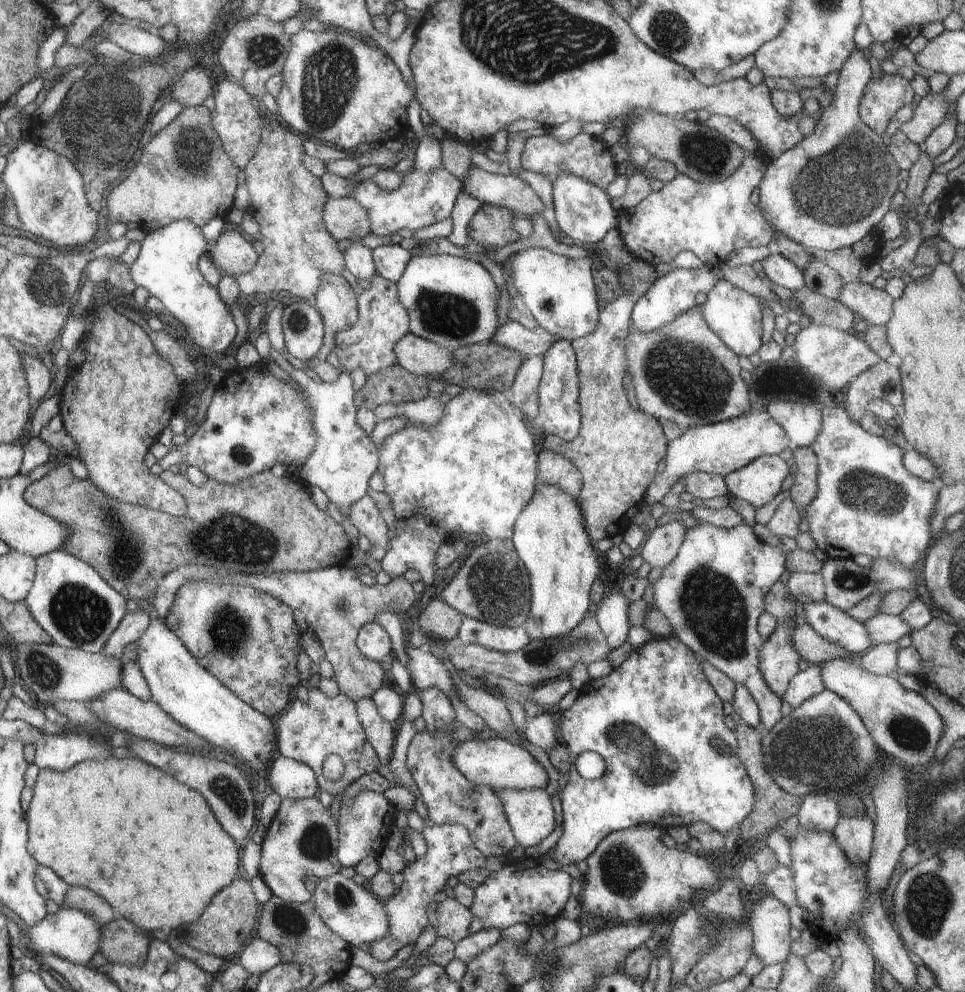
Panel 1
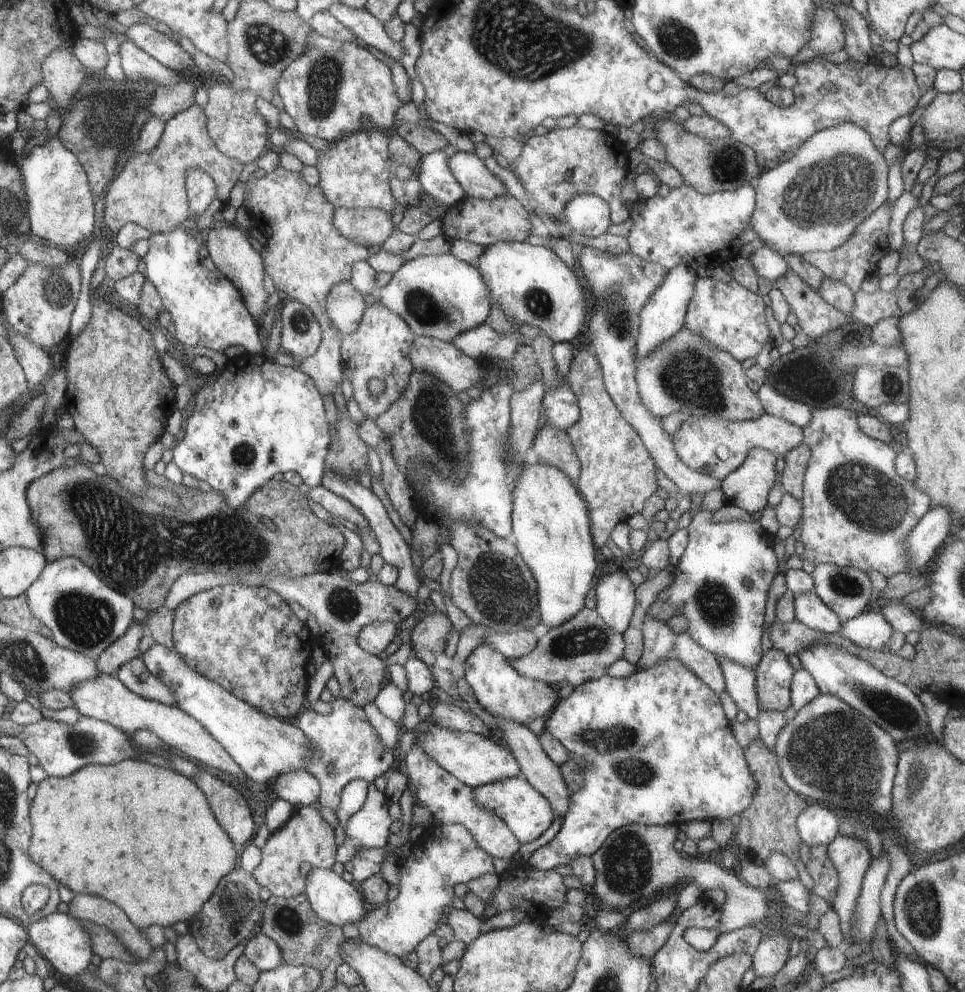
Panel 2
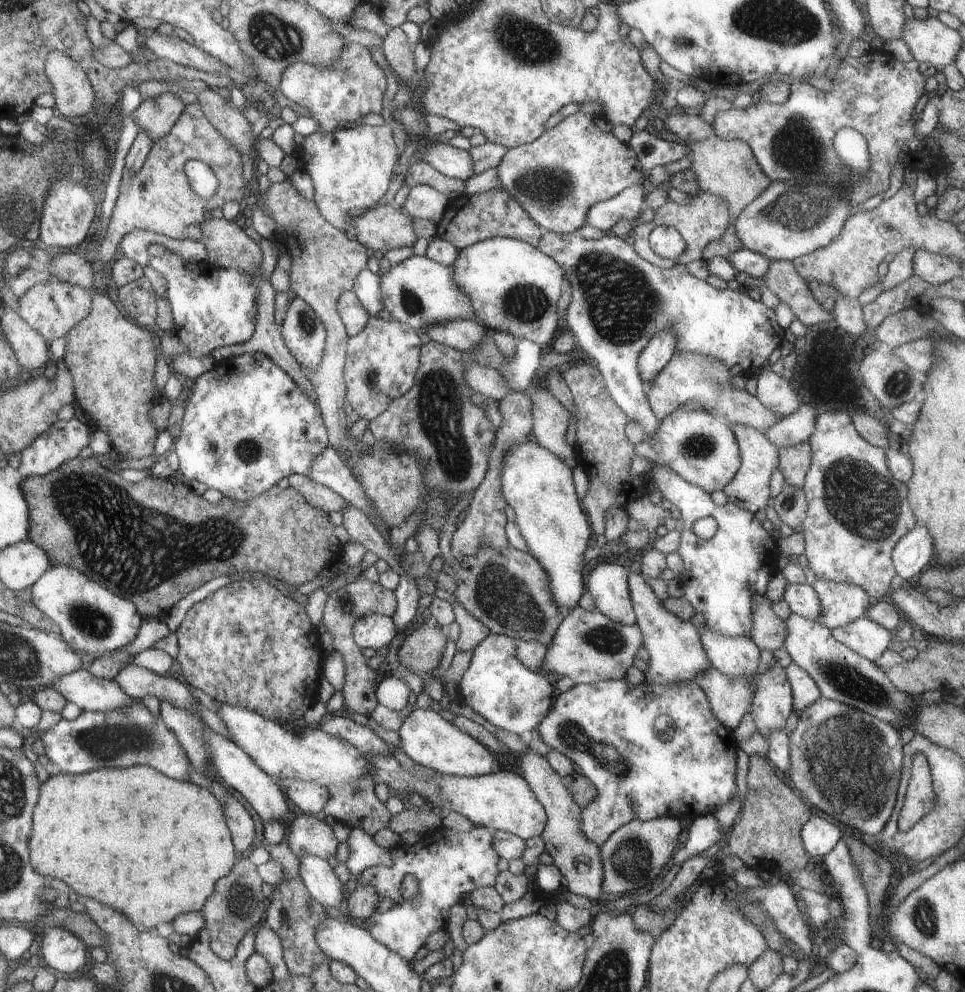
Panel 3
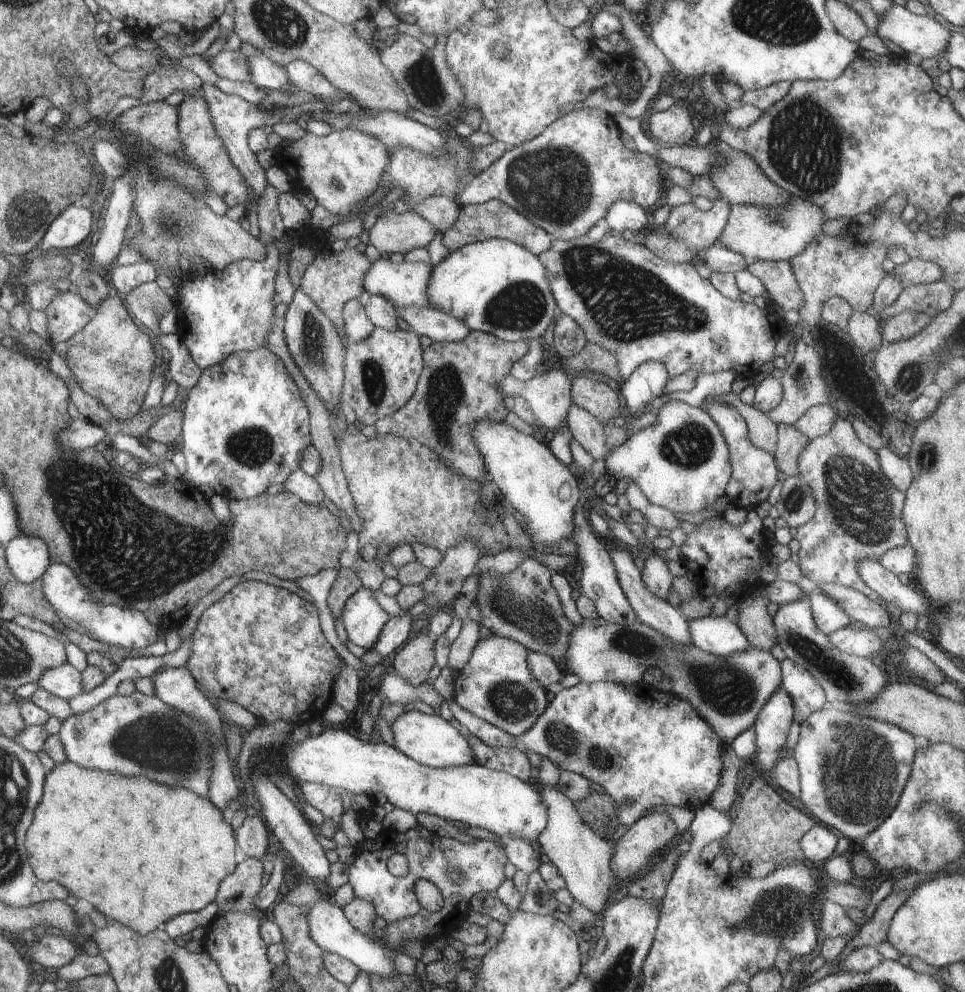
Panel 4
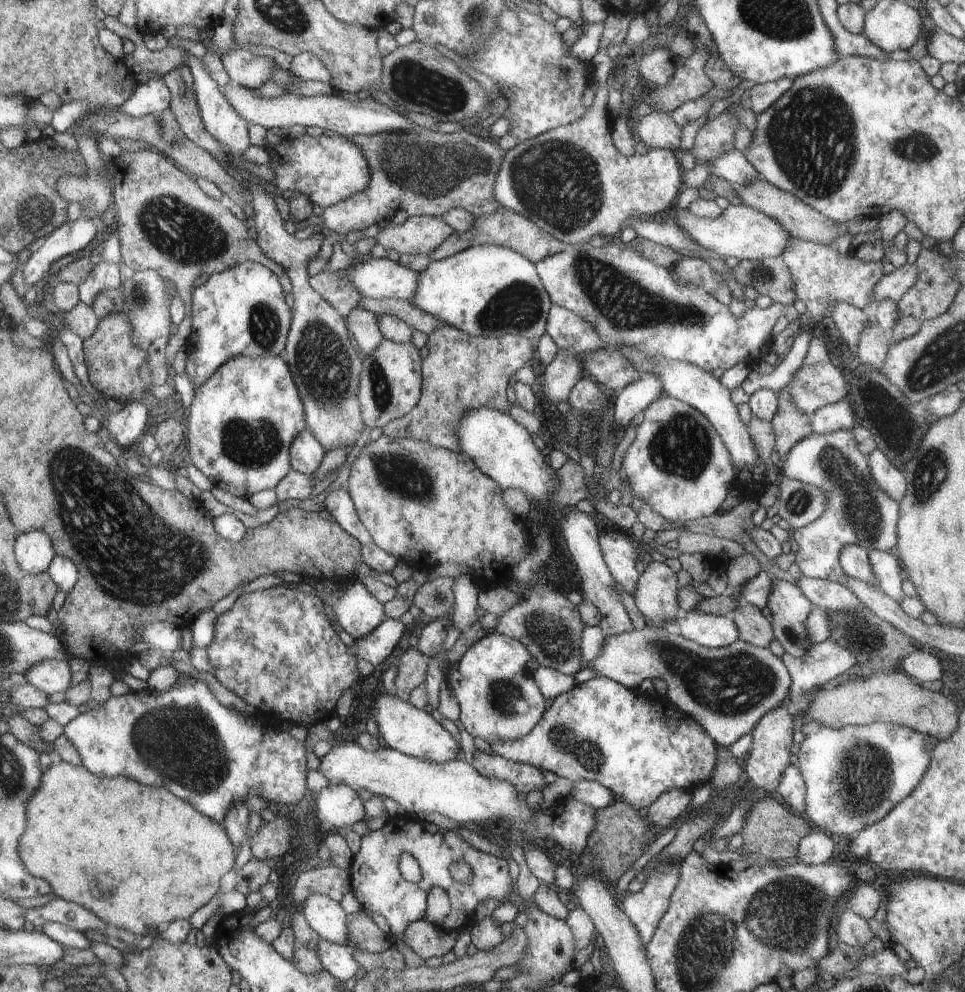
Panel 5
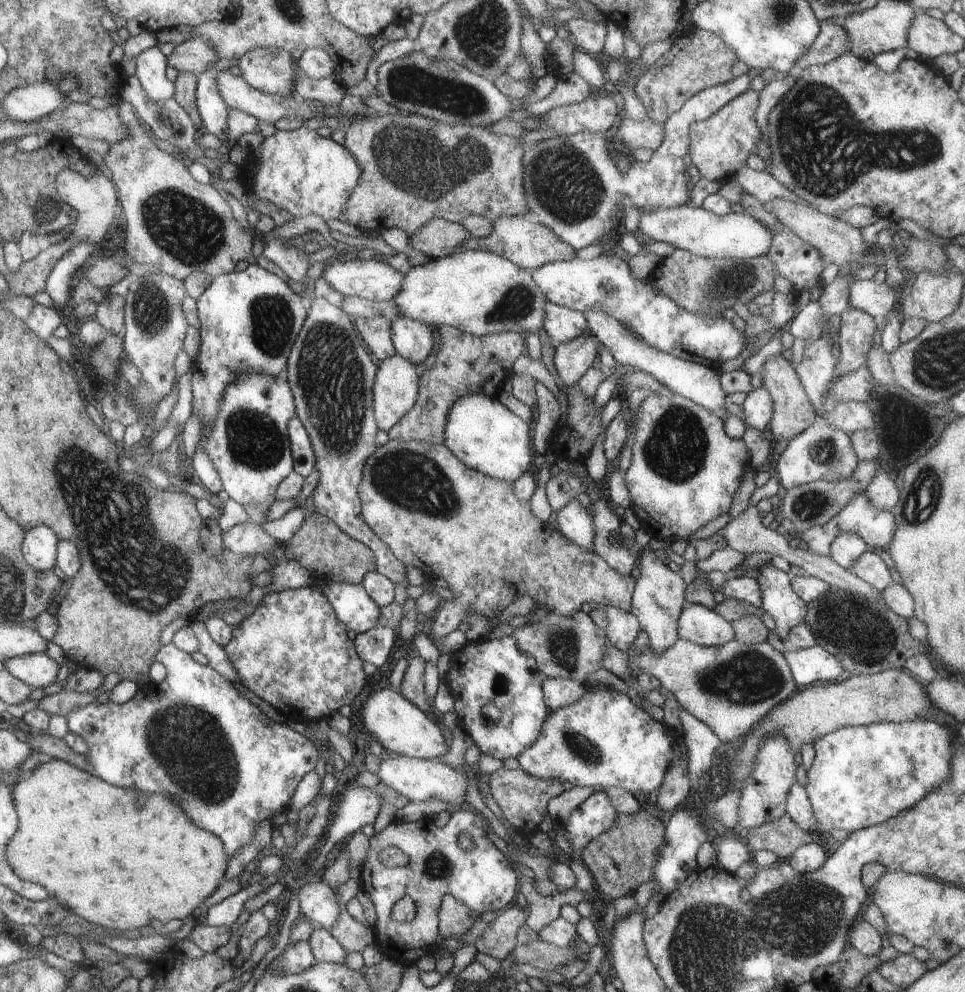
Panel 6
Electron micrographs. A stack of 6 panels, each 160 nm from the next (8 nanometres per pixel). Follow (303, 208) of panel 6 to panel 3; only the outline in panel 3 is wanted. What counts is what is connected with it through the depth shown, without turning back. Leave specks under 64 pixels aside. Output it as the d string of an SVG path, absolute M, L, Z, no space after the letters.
M357 125L332 132L318 131L302 142L302 170L310 176L314 192L312 200L321 216L341 232L350 233L355 227L350 210L364 210L377 204L388 190L392 168L398 160L398 148L388 125L373 127Z

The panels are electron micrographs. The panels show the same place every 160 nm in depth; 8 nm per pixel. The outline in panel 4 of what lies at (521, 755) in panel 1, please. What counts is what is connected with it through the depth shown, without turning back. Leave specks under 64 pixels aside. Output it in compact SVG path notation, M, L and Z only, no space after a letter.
M415 710L404 711L390 728L394 735L394 747L419 764L446 768L474 763L472 746L468 748L466 738L450 722L442 720L438 714L422 714L421 711Z

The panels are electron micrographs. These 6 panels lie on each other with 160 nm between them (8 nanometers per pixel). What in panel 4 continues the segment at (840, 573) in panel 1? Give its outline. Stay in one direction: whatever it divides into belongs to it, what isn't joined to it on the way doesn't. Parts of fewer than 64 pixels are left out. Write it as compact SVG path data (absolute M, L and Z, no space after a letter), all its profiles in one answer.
M816 590L810 595L812 611L817 627L829 635L838 629L848 627L851 618L829 596Z

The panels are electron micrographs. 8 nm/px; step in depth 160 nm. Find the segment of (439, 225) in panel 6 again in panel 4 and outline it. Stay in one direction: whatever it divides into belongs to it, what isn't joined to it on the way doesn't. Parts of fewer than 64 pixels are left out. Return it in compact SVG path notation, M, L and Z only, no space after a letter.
M394 210L379 216L373 228L368 231L369 244L380 253L400 252L406 254L414 249L428 248L438 236L438 228L422 215L408 210L397 214Z

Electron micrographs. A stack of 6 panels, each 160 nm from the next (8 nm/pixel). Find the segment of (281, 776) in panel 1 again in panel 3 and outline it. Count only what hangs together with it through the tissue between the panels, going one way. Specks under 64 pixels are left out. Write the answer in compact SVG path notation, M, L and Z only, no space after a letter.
M293 779L285 782L289 801L295 804L297 811L306 815L322 816L324 807L330 798L329 787L323 787L310 781Z

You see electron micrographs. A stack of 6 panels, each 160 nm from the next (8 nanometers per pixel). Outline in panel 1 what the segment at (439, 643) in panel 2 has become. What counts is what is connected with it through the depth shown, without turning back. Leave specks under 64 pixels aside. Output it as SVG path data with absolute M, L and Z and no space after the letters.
M433 598L425 611L418 618L418 628L423 633L450 643L456 640L461 630L464 616L442 599Z

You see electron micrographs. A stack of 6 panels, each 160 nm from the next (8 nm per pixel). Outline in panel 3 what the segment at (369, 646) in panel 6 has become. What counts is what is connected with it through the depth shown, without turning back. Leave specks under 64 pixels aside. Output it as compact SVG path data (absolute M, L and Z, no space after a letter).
M401 573L401 582L398 583L398 586L393 590L395 597L397 598L397 609L393 612L393 621L394 624L397 624L399 632L406 634L412 628L412 620L415 620L419 614L416 612L418 610L418 600L421 597L421 594L418 592L417 584L415 580L410 577L407 573Z

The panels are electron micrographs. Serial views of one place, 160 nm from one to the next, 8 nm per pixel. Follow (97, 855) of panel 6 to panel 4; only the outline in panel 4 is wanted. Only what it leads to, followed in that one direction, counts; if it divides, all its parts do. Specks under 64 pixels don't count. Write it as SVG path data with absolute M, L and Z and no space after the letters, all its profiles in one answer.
M72 761L57 763L50 774L46 776L45 796L38 803L37 810L34 811L32 826L25 834L25 849L28 855L28 862L41 881L56 881L60 886L68 890L69 894L76 898L90 902L98 912L102 912L106 919L119 922L134 932L141 933L142 936L162 927L175 916L202 910L204 906L214 902L218 884L227 876L230 876L236 868L234 852L236 852L236 840L234 840L234 830L230 828L228 822L224 822L222 814L218 812L217 805L212 801L203 799L201 796L192 794L192 791L182 788L168 788L162 784L156 784L144 776L132 778L118 773L87 769Z

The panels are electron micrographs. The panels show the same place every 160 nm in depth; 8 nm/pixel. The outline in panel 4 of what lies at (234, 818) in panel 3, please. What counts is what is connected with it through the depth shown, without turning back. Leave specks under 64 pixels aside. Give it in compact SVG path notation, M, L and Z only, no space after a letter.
M246 817L237 832L242 857L264 860L270 848L268 825L261 817Z

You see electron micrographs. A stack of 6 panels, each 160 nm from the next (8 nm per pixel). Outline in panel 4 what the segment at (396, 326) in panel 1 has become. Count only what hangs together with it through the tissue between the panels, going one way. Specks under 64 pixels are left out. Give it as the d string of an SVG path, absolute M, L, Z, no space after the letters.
M375 327L366 340L350 343L341 402L347 410L354 410L359 424L377 423L400 411L413 398L424 366L424 351L417 333Z

